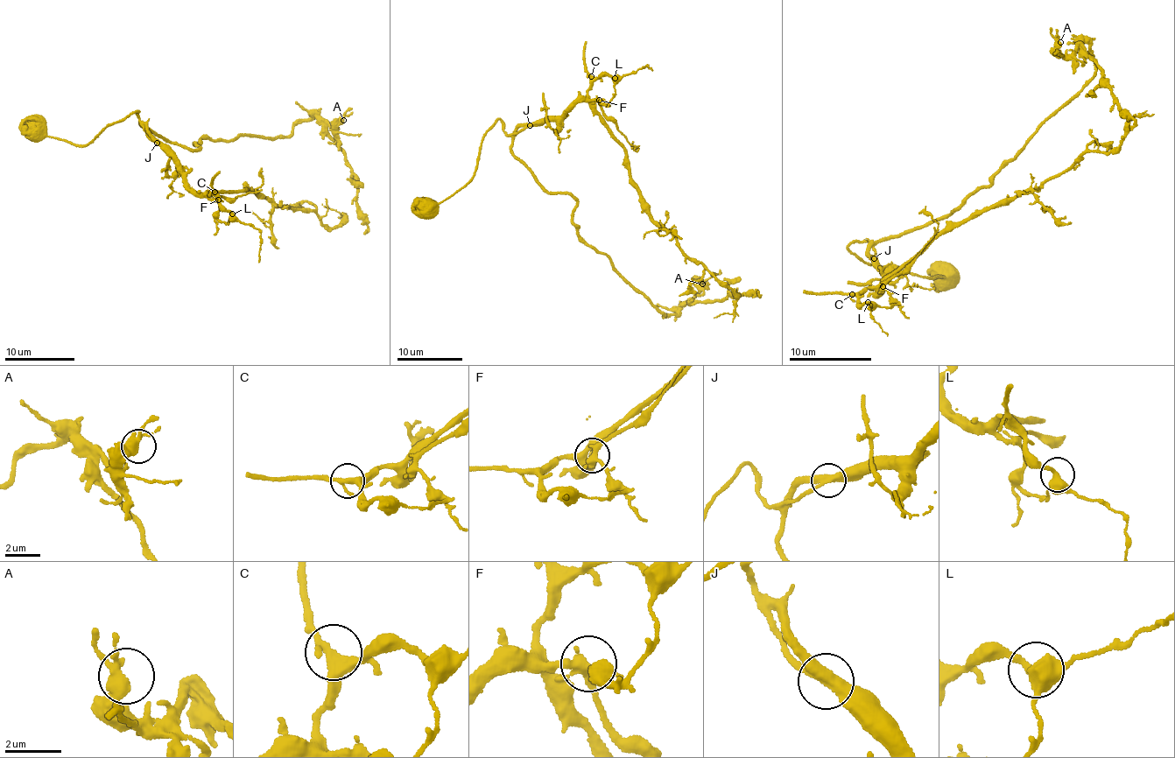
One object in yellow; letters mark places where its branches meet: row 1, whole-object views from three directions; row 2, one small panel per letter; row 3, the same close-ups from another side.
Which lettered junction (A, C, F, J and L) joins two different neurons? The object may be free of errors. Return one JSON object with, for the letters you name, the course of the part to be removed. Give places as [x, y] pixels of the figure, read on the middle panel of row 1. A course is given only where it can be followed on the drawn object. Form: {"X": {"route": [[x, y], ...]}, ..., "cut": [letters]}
{"cut": []}

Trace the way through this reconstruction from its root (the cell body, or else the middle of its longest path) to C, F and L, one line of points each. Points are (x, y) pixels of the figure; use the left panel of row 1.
C: (36, 126), (82, 146), (108, 123), (137, 111), (179, 167), (184, 184), (214, 192)
F: (36, 126), (47, 136), (82, 146), (108, 123), (137, 111), (147, 131), (179, 167), (184, 184), (218, 200)
L: (36, 126), (82, 146), (108, 123), (137, 111), (179, 167), (184, 184), (211, 191), (232, 214)

